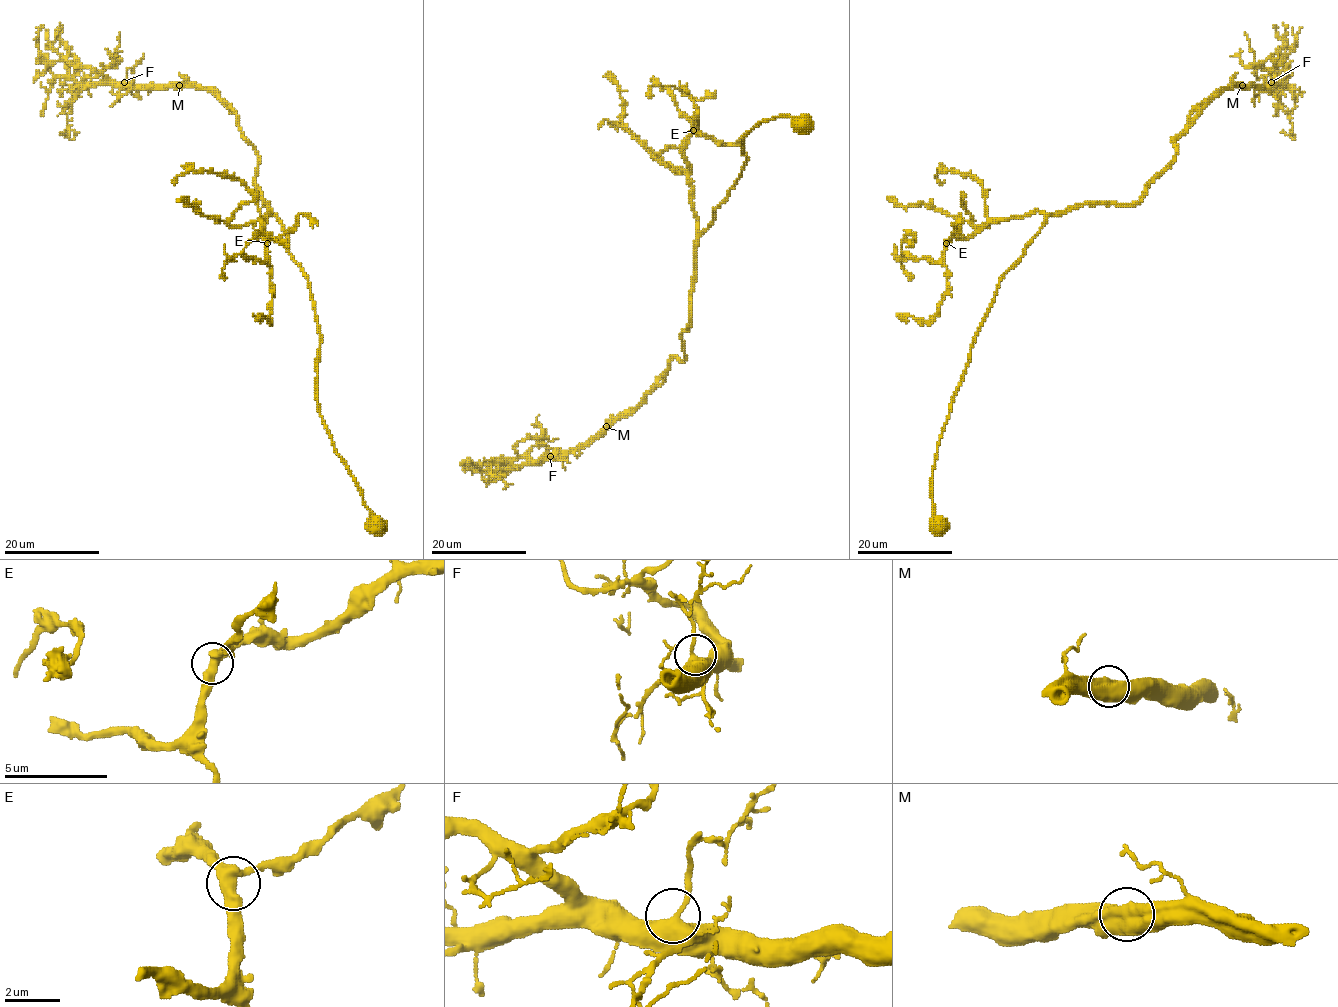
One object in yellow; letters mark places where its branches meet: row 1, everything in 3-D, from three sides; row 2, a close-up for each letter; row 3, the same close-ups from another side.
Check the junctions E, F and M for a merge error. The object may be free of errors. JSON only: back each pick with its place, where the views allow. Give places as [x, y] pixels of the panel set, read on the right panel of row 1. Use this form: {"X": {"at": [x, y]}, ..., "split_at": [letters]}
{"split_at": []}

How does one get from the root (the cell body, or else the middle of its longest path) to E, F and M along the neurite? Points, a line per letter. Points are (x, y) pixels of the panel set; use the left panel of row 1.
E: (375, 525), (319, 412), (314, 302), (307, 276), (288, 251), (287, 233), (271, 212), (256, 235), (267, 243)
F: (375, 525), (319, 412), (314, 302), (287, 233), (255, 183), (257, 151), (211, 91), (124, 82)
M: (375, 525), (319, 412), (314, 302), (287, 233), (255, 183), (257, 151), (211, 91), (180, 85)

